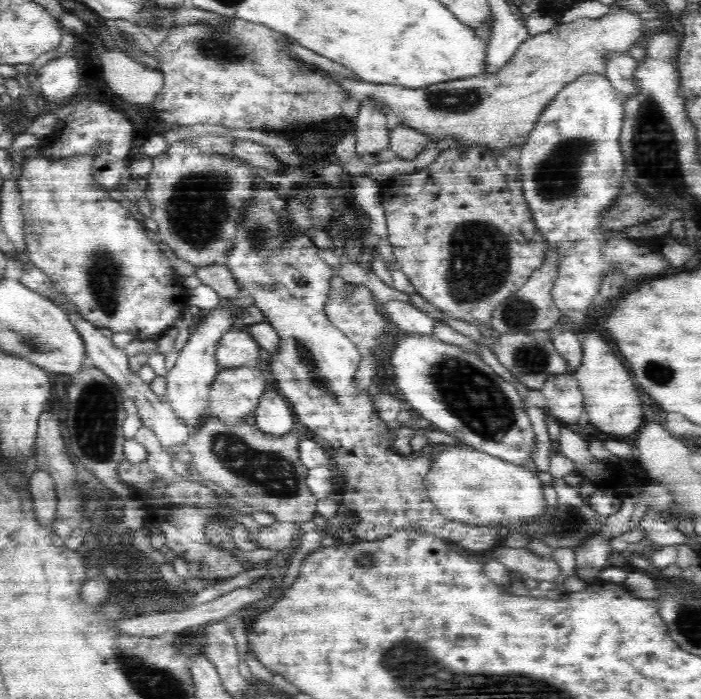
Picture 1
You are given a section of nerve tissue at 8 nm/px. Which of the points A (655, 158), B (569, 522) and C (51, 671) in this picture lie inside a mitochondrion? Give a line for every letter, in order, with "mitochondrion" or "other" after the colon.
A: mitochondrion
B: mitochondrion
C: other

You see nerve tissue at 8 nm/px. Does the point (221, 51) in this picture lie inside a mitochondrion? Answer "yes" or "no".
yes

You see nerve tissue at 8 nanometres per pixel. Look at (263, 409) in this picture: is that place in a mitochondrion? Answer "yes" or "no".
no

